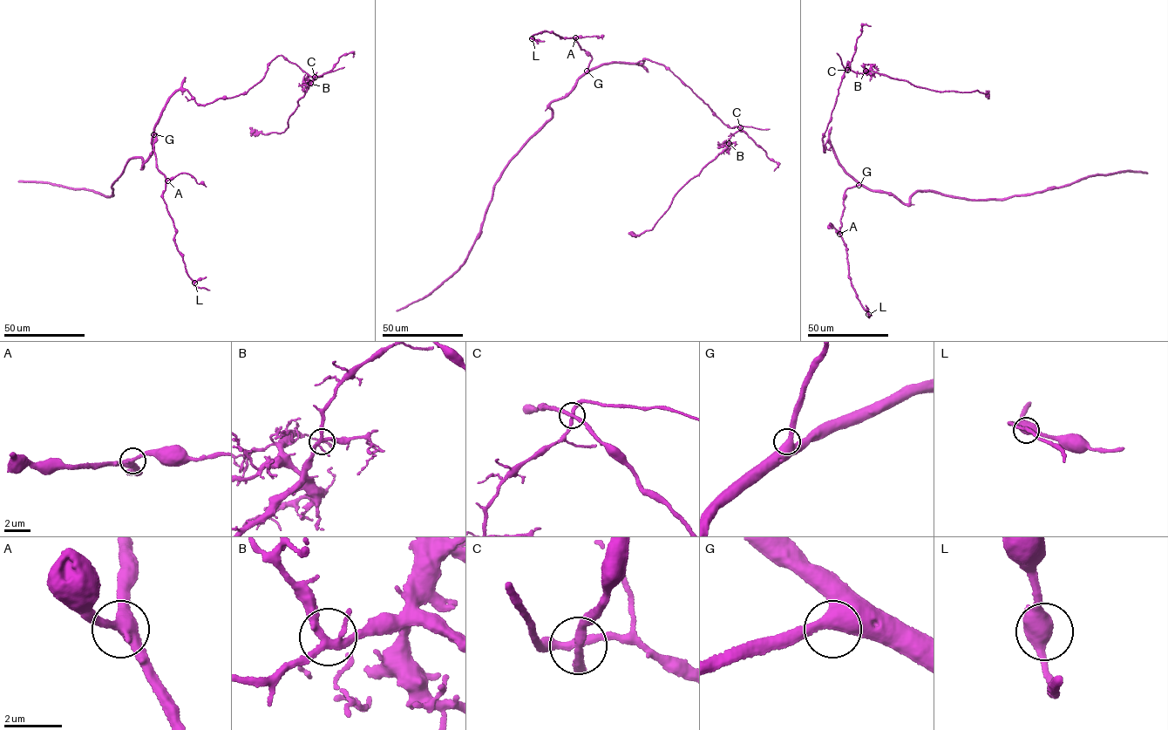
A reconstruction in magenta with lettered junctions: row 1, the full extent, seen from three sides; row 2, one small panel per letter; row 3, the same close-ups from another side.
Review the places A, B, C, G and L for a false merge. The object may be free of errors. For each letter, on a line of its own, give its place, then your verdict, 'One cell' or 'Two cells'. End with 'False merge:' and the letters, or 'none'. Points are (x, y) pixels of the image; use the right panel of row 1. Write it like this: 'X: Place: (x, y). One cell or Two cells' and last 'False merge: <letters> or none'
A: Place: (839, 234). One cell
B: Place: (865, 71). One cell
C: Place: (847, 70). Two cells
G: Place: (859, 185). One cell
L: Place: (868, 314). One cell
False merge: C

